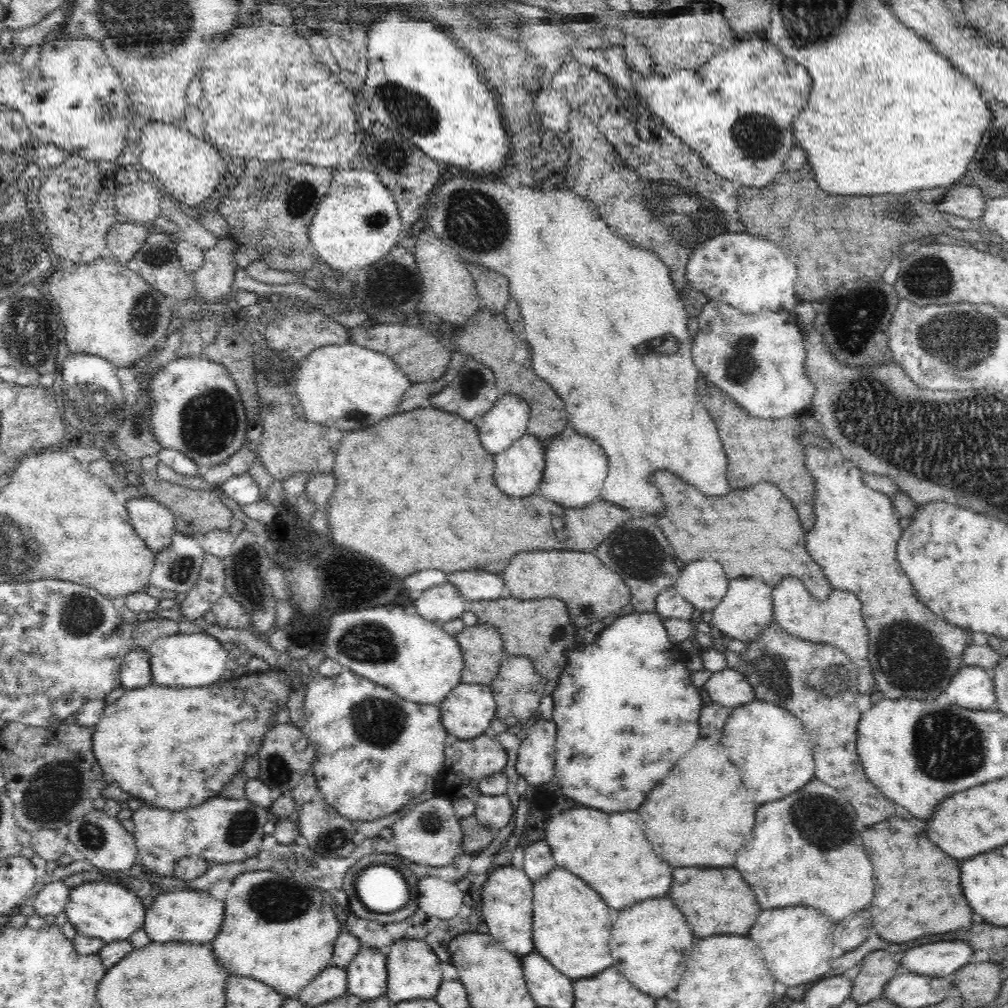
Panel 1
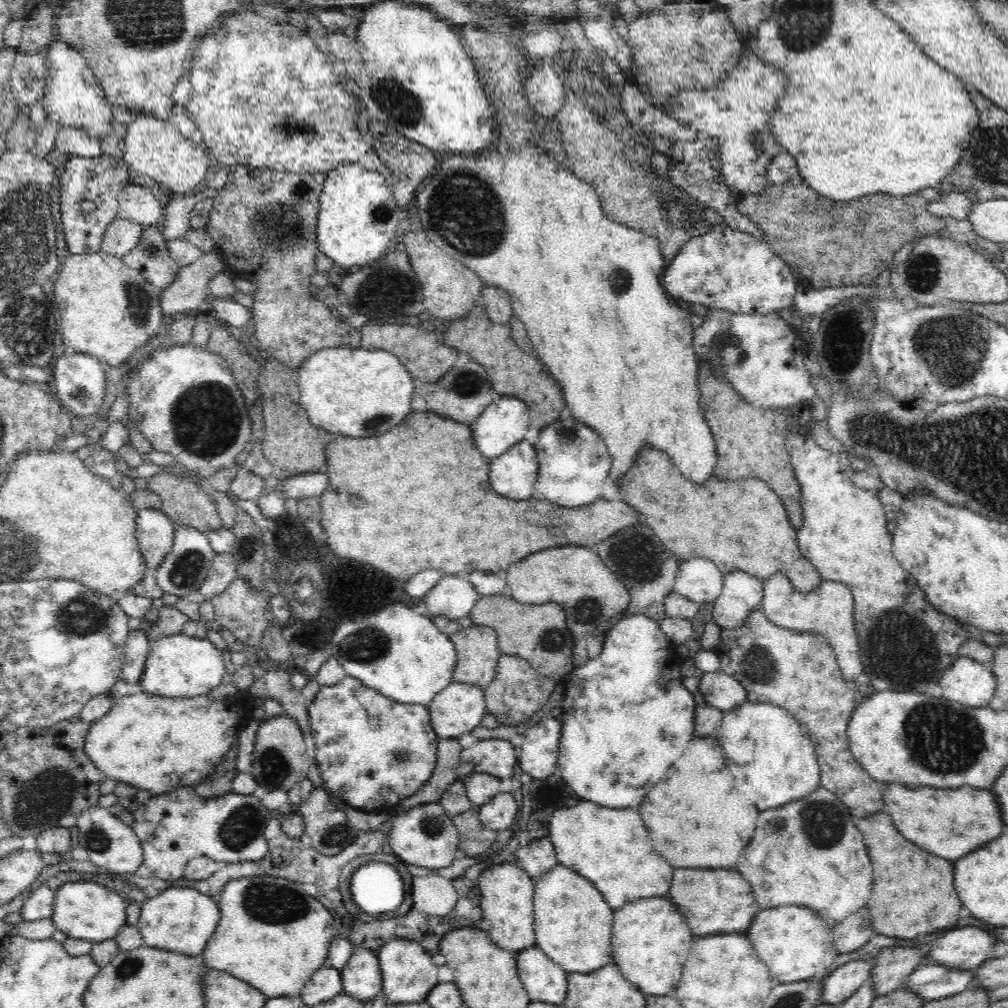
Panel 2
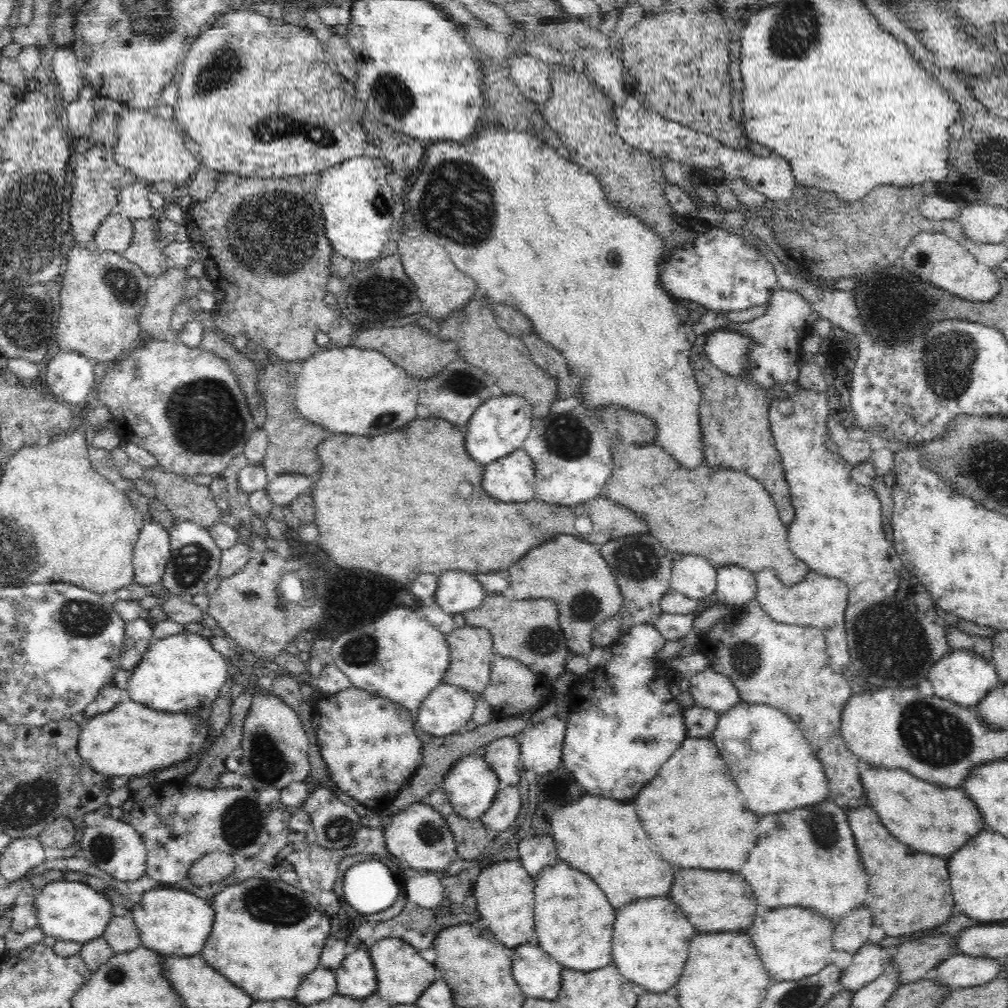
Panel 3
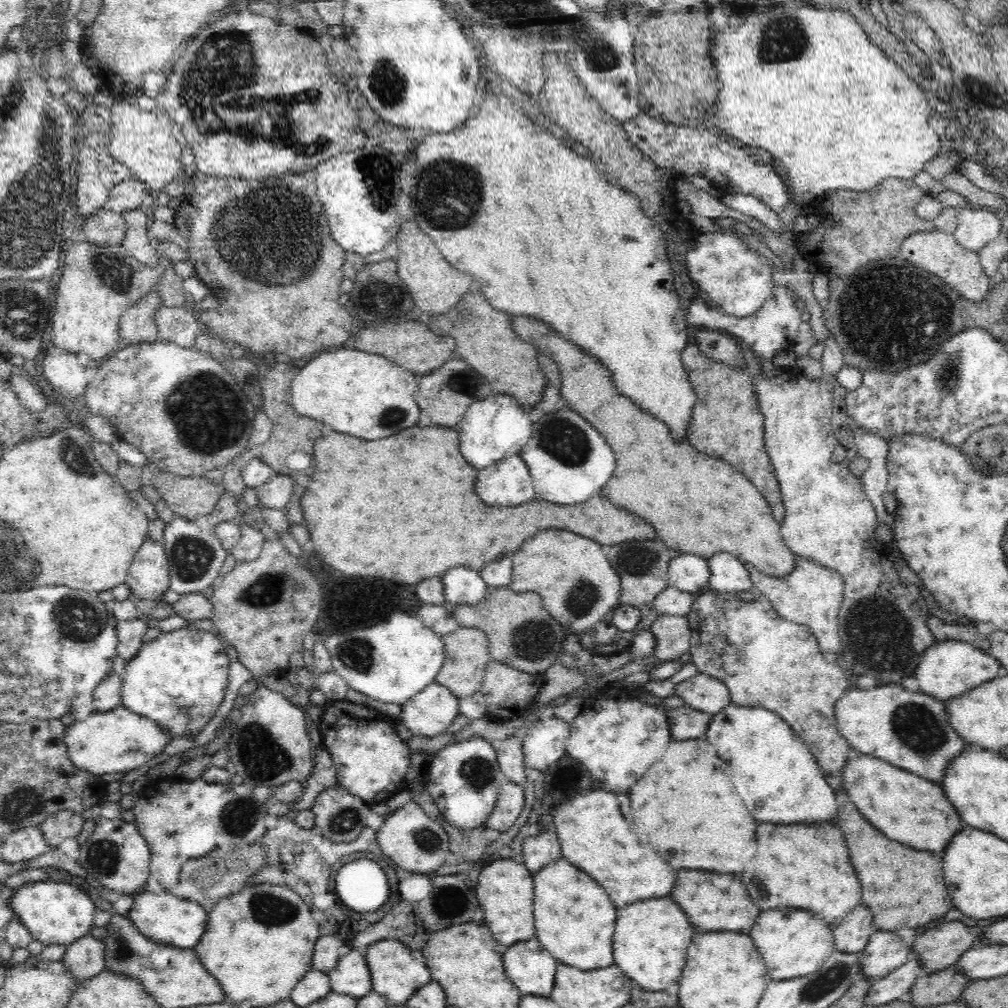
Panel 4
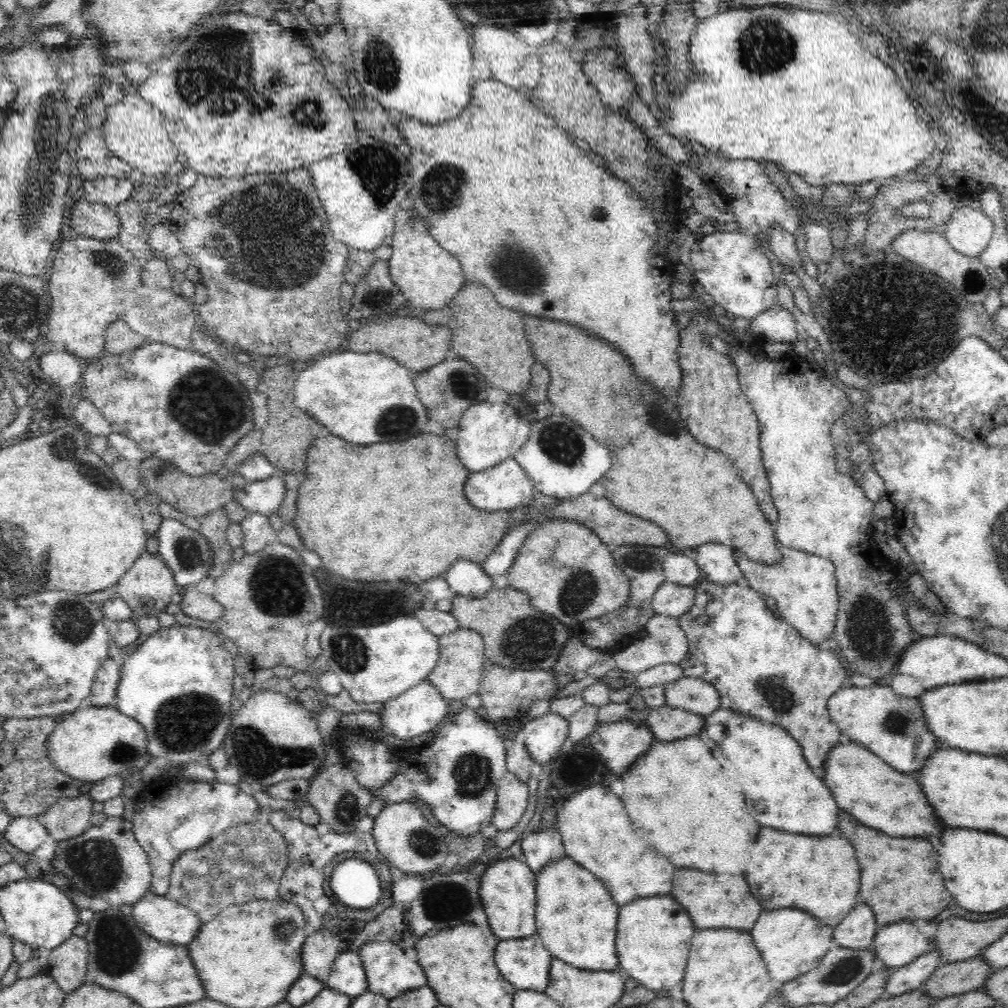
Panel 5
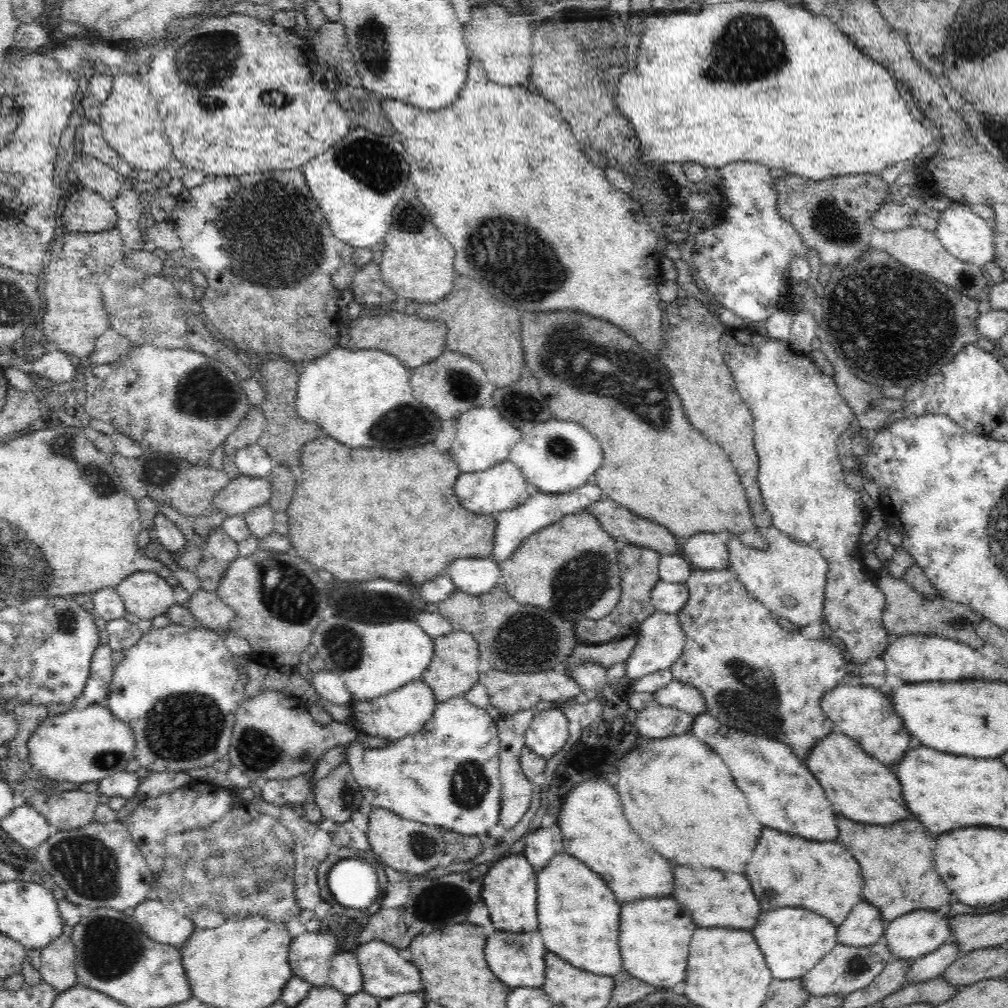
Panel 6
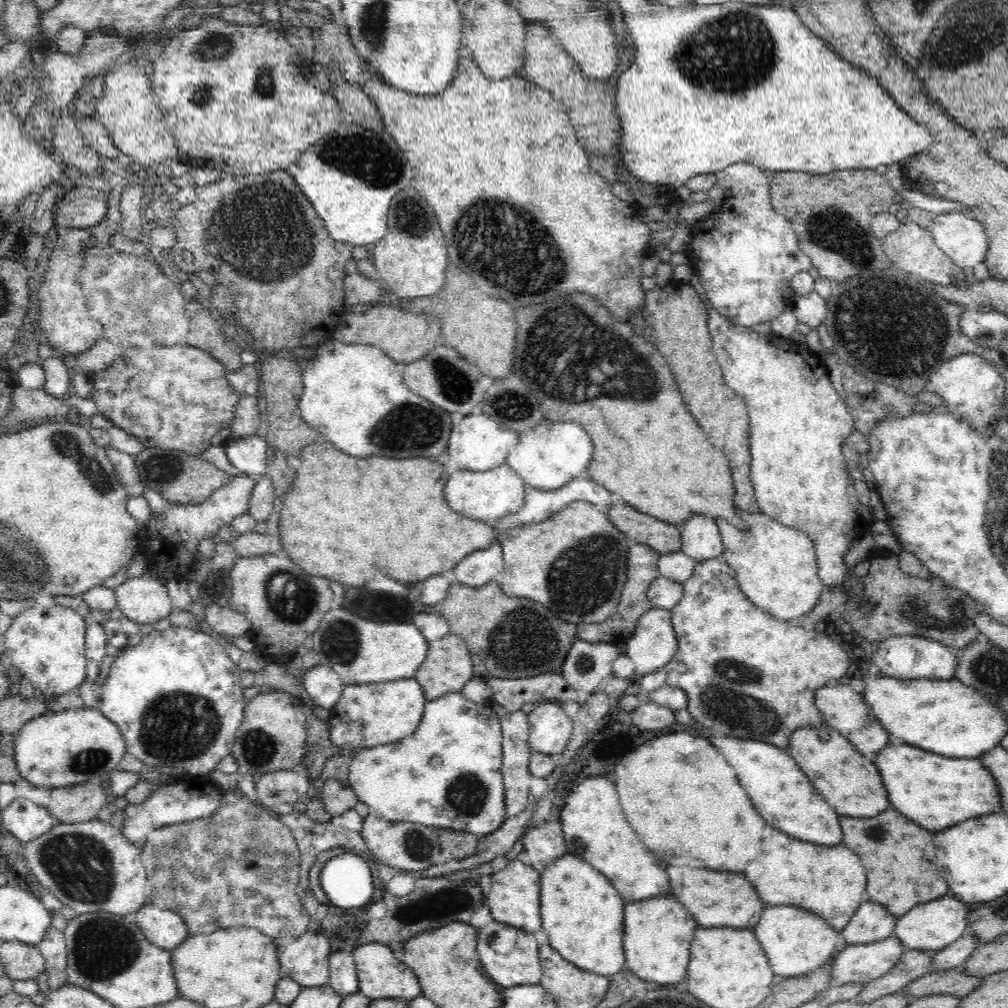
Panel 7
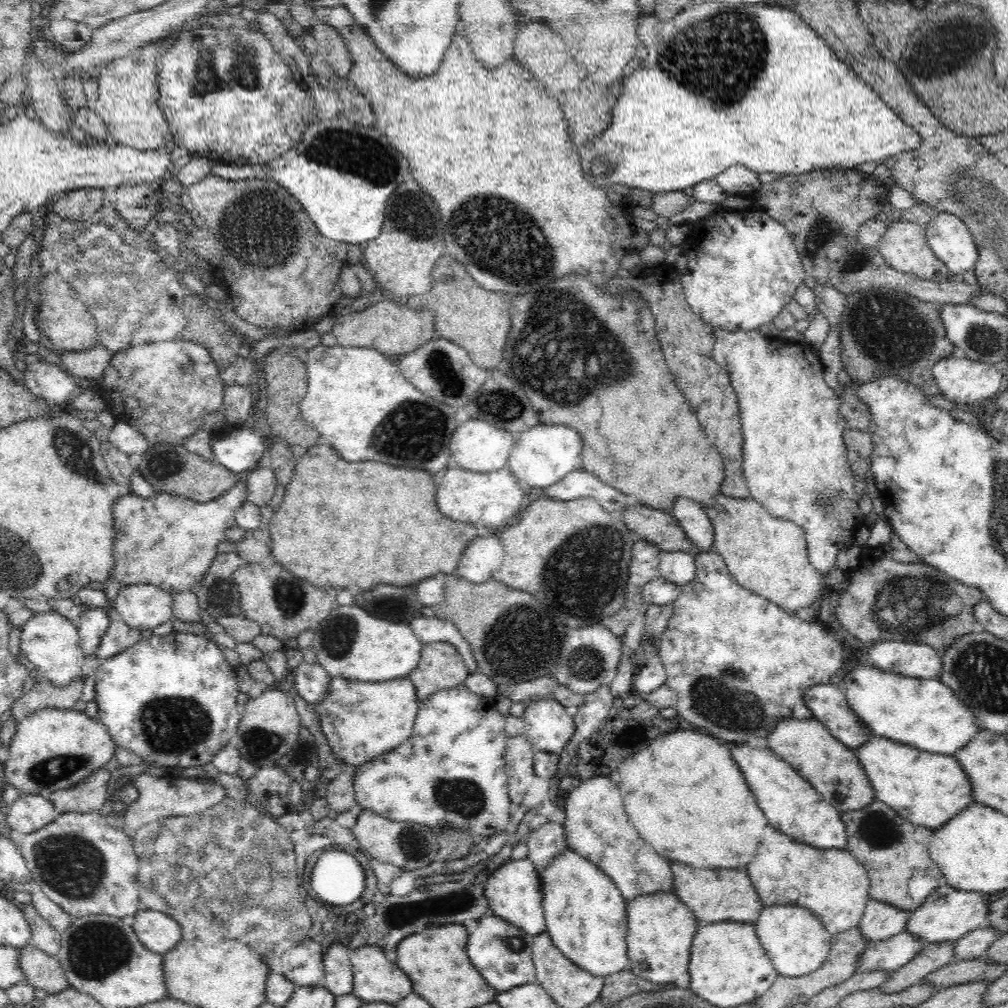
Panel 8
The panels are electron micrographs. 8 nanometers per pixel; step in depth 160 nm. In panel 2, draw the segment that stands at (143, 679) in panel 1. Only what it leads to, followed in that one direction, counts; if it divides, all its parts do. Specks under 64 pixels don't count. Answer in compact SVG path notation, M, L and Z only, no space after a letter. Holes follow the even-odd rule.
M147 629L131 630L123 652L121 678L129 683L139 683L150 652Z

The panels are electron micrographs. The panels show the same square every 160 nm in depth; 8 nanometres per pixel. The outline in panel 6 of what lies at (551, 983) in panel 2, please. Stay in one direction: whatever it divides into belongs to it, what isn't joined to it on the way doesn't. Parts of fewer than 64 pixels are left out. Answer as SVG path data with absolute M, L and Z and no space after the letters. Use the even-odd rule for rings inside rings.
M498 931L487 936L486 960L490 970L509 987L540 988L545 981L546 945L540 932L509 933ZM509 940L509 943L506 943Z

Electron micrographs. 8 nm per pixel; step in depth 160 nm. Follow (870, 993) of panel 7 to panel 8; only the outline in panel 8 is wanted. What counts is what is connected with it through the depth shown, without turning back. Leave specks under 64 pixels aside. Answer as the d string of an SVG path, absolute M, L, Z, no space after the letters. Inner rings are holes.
M954 941L924 943L921 950L908 964L888 976L888 980L878 987L882 993L895 993L920 983L931 972L945 967L954 956Z

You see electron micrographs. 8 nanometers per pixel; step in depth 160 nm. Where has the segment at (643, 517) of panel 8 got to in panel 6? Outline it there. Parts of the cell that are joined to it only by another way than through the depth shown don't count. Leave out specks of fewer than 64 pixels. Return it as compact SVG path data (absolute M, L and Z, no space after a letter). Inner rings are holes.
M603 497L590 509L606 533L614 536L619 545L651 548L661 556L681 553L682 541L672 535L668 528L632 514L614 500Z

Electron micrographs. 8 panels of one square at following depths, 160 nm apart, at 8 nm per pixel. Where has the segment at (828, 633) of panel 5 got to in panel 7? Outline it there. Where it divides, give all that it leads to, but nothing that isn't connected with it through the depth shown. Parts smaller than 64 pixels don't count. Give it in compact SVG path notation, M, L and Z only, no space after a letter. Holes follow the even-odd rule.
M738 509L739 520L744 521L747 528L737 528L724 519L716 519L724 544L722 560L732 567L736 580L744 595L756 606L762 606L766 612L780 620L792 620L802 614L811 612L818 604L823 593L823 582L818 574L818 559L814 542L804 533L794 528L779 524L762 512L743 511Z

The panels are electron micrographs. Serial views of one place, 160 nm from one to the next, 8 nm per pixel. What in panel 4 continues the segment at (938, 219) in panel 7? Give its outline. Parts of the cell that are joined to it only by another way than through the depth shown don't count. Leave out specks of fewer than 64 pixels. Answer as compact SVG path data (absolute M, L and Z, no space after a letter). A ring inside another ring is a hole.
M967 206L959 211L953 235L958 244L978 253L987 249L990 243L998 238L1004 225L1005 219L998 219L992 210L984 211Z

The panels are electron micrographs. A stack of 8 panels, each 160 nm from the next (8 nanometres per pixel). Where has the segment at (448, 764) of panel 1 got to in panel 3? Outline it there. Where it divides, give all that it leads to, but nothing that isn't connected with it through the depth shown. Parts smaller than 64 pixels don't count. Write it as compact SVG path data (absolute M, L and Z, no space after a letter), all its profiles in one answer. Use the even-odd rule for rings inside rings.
M503 736L486 744L481 751L486 763L498 775L500 788L518 786L522 772L520 742L513 736Z

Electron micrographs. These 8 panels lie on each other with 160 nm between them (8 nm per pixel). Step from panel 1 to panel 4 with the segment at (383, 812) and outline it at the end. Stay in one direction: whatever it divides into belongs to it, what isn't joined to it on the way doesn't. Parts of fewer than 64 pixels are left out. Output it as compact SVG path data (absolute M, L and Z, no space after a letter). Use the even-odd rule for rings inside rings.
M342 700L326 704L322 719L315 723L317 740L331 754L338 782L369 805L386 802L400 792L411 766L412 753L393 727L395 721L376 709Z

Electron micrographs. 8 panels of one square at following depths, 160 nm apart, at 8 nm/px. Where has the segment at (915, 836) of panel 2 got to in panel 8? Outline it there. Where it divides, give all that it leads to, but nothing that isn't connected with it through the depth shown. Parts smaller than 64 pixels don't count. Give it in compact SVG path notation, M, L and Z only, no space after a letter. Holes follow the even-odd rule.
M782 720L766 738L768 748L778 754L800 776L803 776L836 810L850 812L866 808L875 799L875 792L868 775L855 751L842 744L820 721Z

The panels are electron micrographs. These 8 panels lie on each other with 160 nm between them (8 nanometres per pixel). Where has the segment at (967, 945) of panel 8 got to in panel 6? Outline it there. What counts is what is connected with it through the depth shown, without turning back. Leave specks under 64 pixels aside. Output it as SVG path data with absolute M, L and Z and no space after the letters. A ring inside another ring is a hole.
M953 939L948 940L942 946L934 949L934 952L913 961L908 974L906 974L906 982L921 983L942 975L942 972L946 972L946 968L950 964L954 964L959 955L958 943Z

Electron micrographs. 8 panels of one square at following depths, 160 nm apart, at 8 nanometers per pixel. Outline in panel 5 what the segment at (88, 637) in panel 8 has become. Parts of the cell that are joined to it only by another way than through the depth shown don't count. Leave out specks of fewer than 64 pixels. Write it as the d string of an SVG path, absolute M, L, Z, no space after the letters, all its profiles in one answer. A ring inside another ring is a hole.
M108 657L108 660L98 668L90 696L86 704L97 707L111 706L115 702L117 686L120 678L120 661Z

